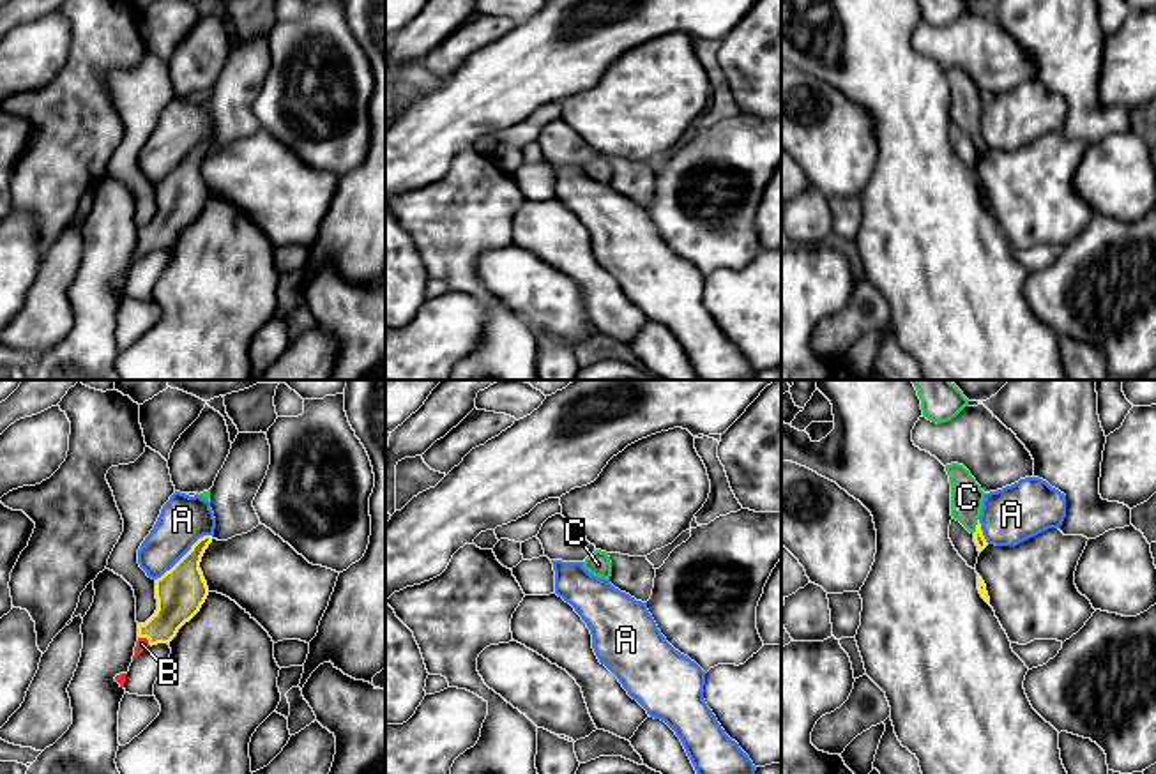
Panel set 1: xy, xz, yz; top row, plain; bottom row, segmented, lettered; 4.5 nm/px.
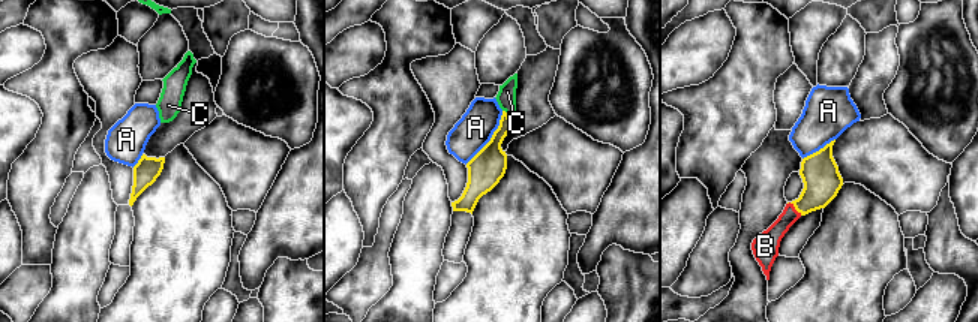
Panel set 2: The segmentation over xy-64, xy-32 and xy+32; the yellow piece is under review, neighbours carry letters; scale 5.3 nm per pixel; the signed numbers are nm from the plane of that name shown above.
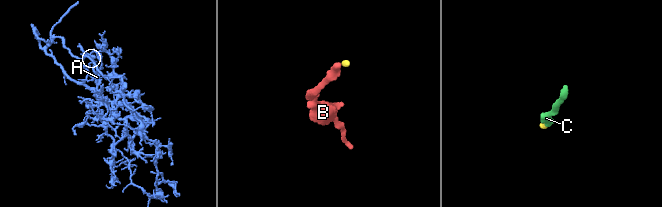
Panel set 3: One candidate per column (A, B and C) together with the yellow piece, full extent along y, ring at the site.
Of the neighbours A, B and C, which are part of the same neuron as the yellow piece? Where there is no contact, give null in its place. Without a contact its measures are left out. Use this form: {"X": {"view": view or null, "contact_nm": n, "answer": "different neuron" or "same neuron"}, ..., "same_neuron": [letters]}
{"A": {"view": "xy", "contact_nm": 340, "answer": "different neuron"}, "B": {"view": "xy", "contact_nm": 80, "answer": "same neuron"}, "C": {"view": "yz", "contact_nm": 80, "answer": "same neuron"}, "same_neuron": ["B", "C"]}

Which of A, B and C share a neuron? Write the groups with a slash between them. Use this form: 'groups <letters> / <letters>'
groups A / B C

